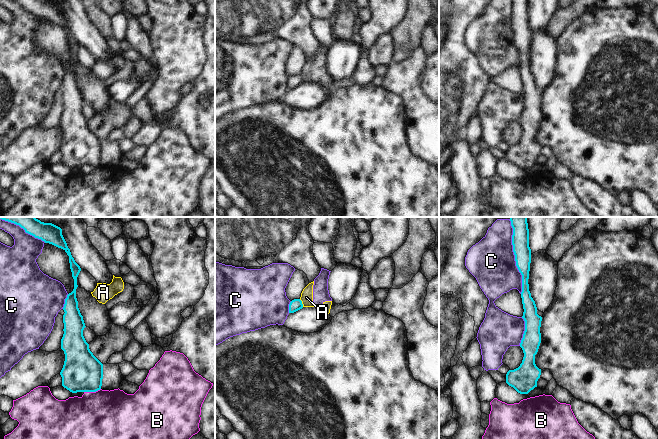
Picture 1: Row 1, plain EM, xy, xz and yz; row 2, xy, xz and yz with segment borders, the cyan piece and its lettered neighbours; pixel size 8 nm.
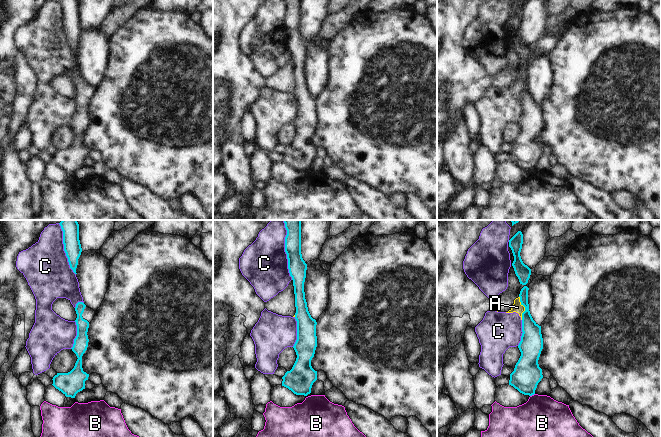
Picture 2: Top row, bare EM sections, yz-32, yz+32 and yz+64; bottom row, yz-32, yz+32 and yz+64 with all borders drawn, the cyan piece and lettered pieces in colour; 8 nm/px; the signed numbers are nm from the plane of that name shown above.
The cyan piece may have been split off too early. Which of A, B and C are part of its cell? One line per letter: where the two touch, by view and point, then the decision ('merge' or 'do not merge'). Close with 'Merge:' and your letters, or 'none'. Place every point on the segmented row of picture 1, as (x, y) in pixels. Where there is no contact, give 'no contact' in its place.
A: xz (301, 303) | do not merge
B: xy (92, 391) | do not merge
C: yz (515, 256) | do not merge
Merge: none

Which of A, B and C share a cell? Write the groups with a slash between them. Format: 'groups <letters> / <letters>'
groups A C / B

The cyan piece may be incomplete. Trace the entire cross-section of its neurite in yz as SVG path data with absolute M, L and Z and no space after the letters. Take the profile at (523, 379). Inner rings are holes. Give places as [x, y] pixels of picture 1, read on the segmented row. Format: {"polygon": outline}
{"polygon": "M510 217L513 228L512 245L516 266L522 275L522 304L525 321L525 331L520 343L524 357L520 366L509 370L506 374L506 383L520 394L528 394L537 387L541 369L535 364L535 355L541 343L542 317L537 314L535 301L529 291L529 271L531 263L531 249L529 247L529 229L527 217Z"}

